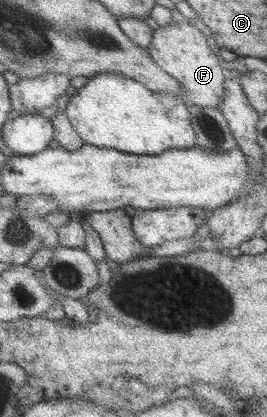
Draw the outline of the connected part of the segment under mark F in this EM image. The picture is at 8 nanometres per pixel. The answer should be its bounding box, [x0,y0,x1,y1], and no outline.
[147,20,228,108]

